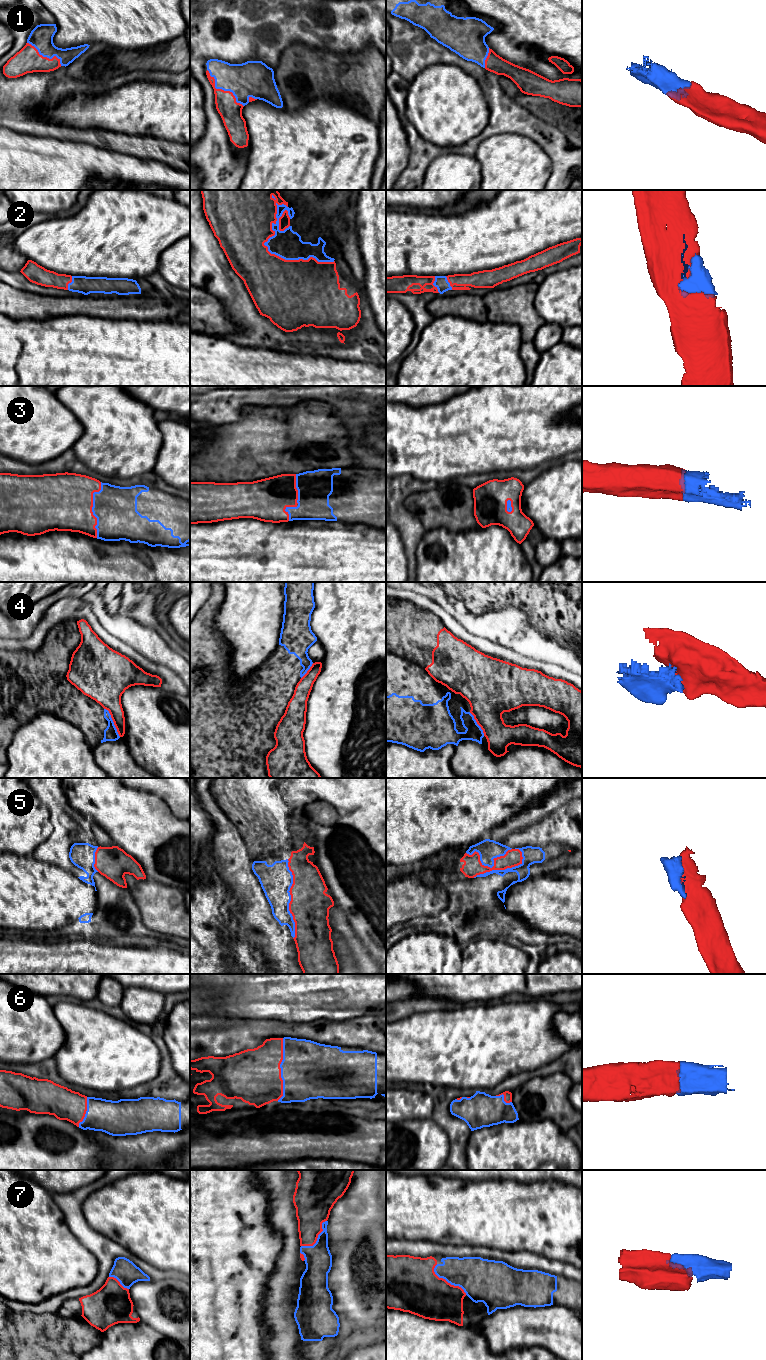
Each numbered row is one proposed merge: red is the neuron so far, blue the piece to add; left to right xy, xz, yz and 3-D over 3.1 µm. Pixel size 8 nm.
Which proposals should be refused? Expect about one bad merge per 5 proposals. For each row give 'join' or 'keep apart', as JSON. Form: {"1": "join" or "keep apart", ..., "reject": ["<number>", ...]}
{"1": "join", "2": "join", "3": "join", "4": "keep apart", "5": "join", "6": "join", "7": "join", "reject": ["4"]}

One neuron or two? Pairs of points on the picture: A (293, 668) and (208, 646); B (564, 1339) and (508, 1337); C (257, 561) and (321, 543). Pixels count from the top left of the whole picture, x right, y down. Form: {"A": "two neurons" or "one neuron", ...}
{"A": "one neuron", "B": "one neuron", "C": "one neuron"}

